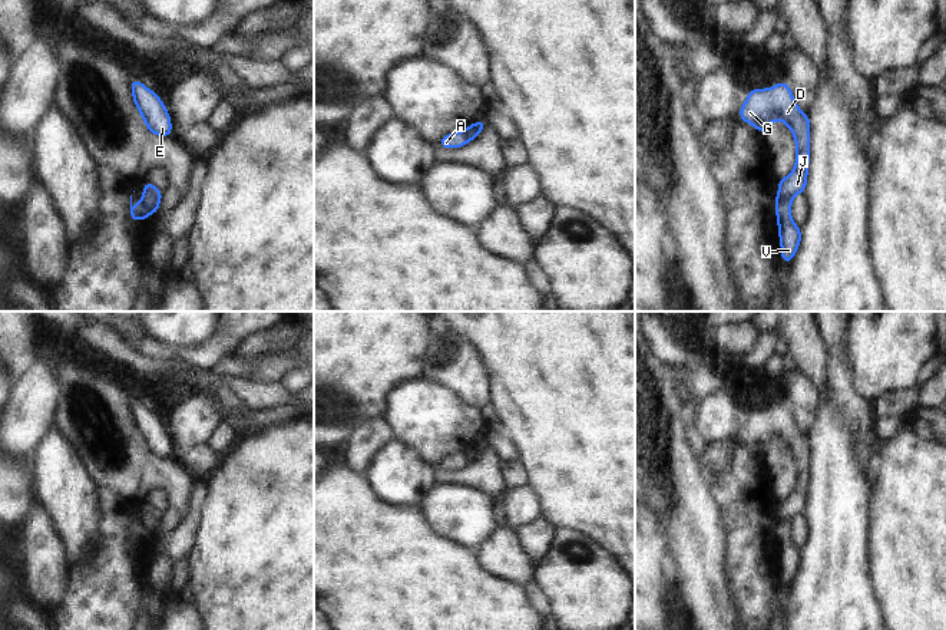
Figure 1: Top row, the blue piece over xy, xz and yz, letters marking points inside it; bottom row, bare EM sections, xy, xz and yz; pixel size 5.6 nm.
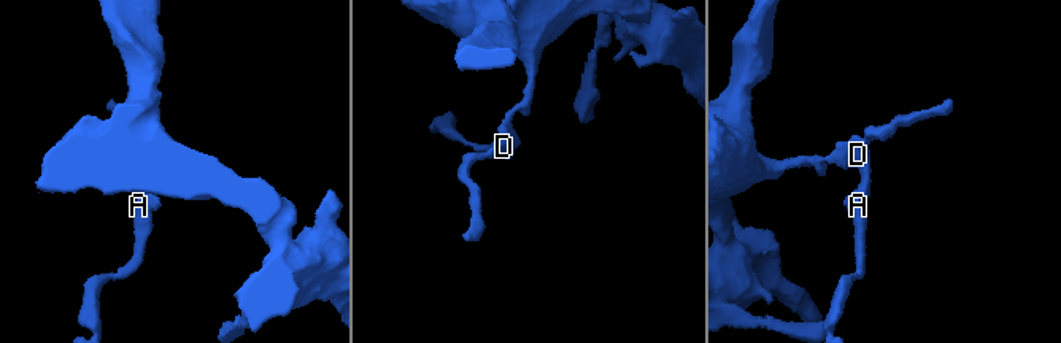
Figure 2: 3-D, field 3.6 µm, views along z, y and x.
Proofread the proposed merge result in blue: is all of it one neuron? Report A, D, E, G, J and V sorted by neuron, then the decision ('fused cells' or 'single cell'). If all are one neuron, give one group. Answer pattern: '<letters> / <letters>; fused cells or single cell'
A V / D E G J; fused cells

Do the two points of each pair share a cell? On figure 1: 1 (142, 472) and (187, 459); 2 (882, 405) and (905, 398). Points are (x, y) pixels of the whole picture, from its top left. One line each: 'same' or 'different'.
1: different
2: same

